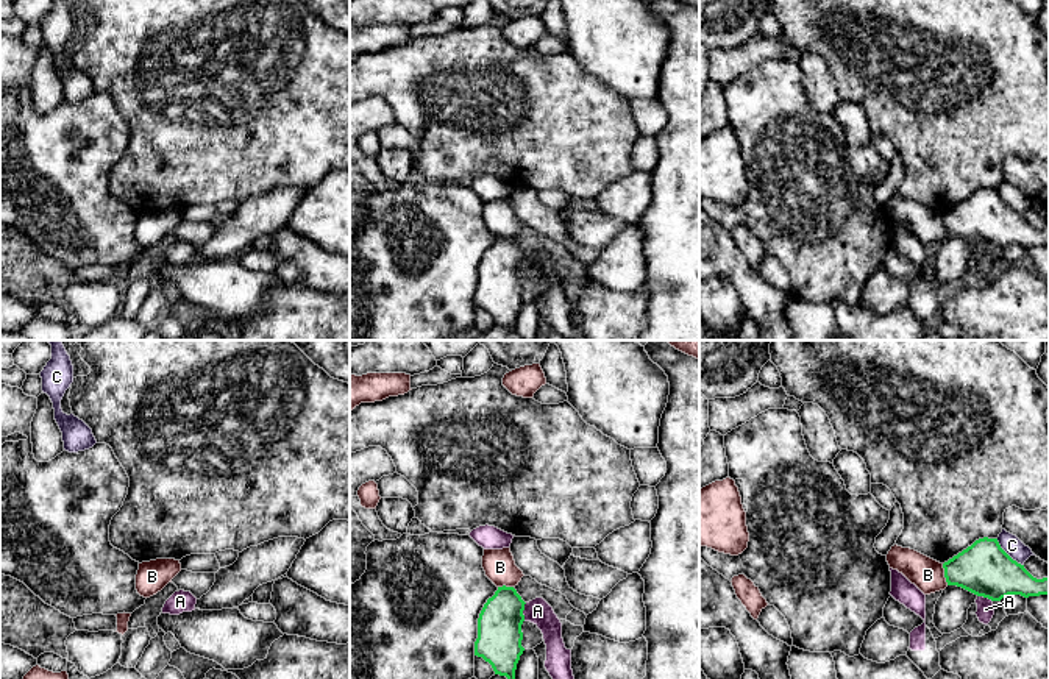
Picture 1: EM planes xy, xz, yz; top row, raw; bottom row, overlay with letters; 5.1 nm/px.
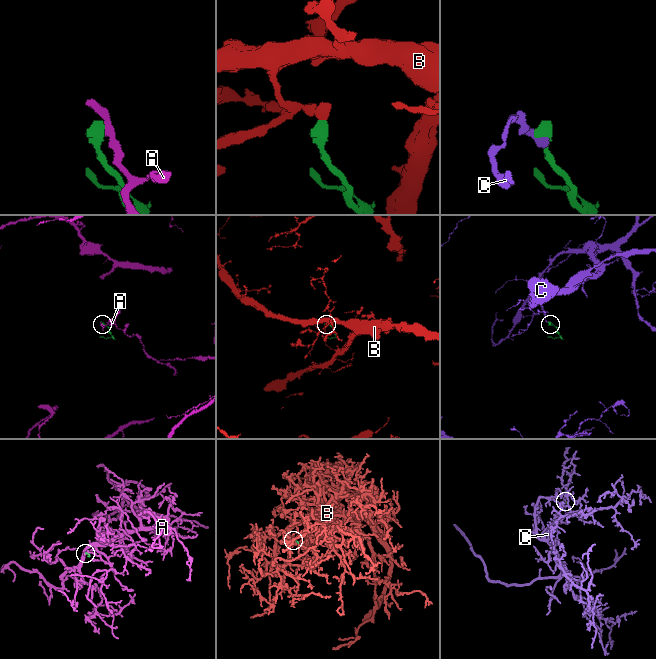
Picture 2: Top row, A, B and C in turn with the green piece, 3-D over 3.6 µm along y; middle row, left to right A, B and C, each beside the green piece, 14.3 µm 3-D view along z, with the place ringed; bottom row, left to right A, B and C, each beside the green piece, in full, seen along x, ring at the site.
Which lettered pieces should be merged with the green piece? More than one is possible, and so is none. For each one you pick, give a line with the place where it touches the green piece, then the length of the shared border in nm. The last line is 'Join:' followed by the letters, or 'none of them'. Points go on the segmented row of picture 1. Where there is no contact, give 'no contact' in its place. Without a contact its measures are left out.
Join: none of them

